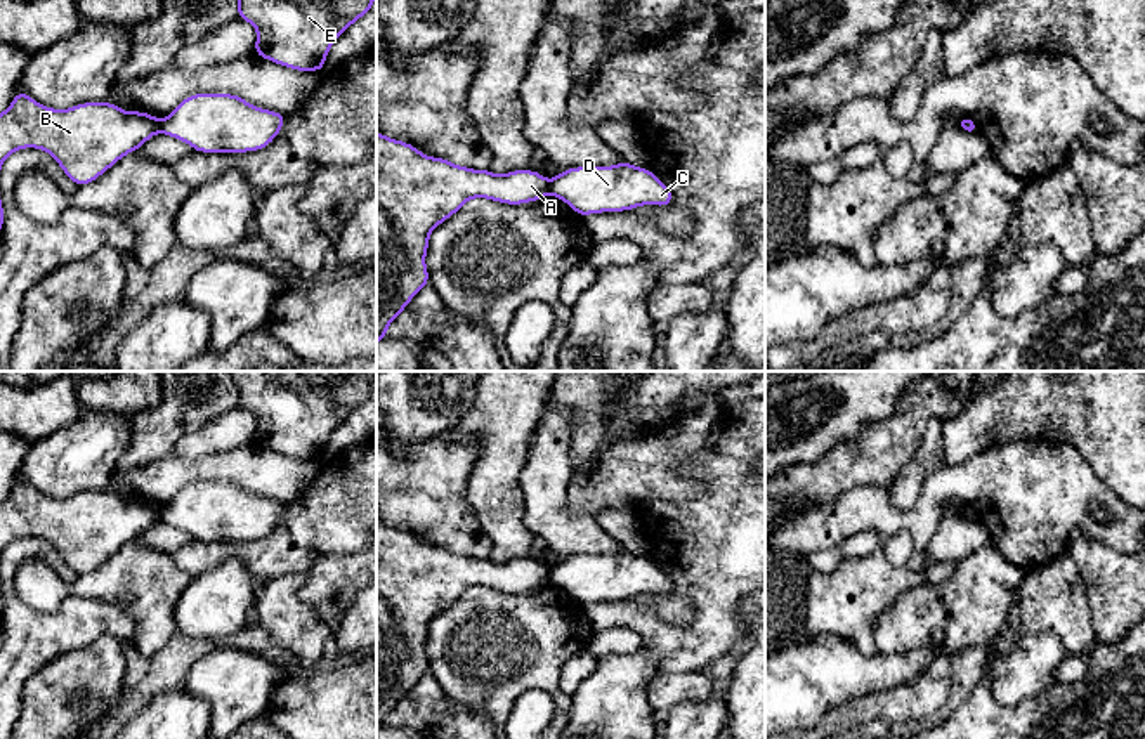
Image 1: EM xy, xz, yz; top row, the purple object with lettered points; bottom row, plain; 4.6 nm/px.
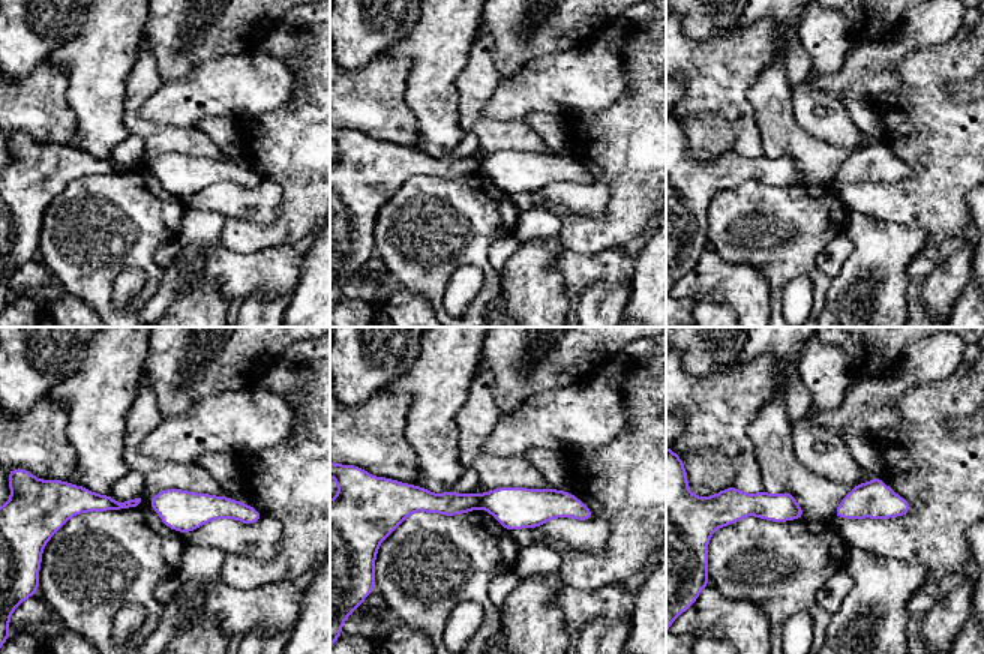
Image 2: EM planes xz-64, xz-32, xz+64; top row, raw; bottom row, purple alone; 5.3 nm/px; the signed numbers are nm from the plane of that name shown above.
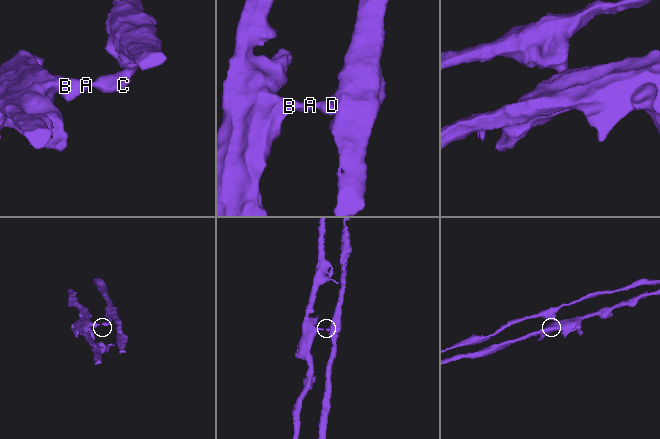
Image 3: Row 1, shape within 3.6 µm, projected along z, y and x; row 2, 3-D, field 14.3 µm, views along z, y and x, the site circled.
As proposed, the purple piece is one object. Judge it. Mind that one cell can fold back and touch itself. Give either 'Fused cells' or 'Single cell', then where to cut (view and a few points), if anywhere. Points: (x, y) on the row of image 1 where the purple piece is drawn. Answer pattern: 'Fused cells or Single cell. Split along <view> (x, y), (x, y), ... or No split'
Fused cells. Split along xz (549, 181), (550, 191)

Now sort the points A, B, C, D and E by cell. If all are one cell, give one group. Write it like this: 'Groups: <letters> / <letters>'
Groups: A B / C D E

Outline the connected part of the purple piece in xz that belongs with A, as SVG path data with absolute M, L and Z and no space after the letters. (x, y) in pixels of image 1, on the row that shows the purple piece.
M376 132L376 345L387 337L387 326L429 284L425 255L429 236L439 224L472 198L522 205L548 193L550 180L540 172L514 170L496 175L472 170L444 158L425 156L415 146Z

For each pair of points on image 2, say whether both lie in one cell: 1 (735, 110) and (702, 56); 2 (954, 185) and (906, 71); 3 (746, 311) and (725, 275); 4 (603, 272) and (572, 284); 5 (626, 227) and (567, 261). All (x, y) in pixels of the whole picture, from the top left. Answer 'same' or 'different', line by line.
1: same
2: same
3: same
4: same
5: different

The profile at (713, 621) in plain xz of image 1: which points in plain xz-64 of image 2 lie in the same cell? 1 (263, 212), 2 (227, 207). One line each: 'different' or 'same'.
1: different
2: different

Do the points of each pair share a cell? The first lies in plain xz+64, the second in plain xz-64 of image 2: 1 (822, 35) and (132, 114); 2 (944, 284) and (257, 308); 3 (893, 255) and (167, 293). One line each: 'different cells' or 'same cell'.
1: same cell
2: same cell
3: different cells

